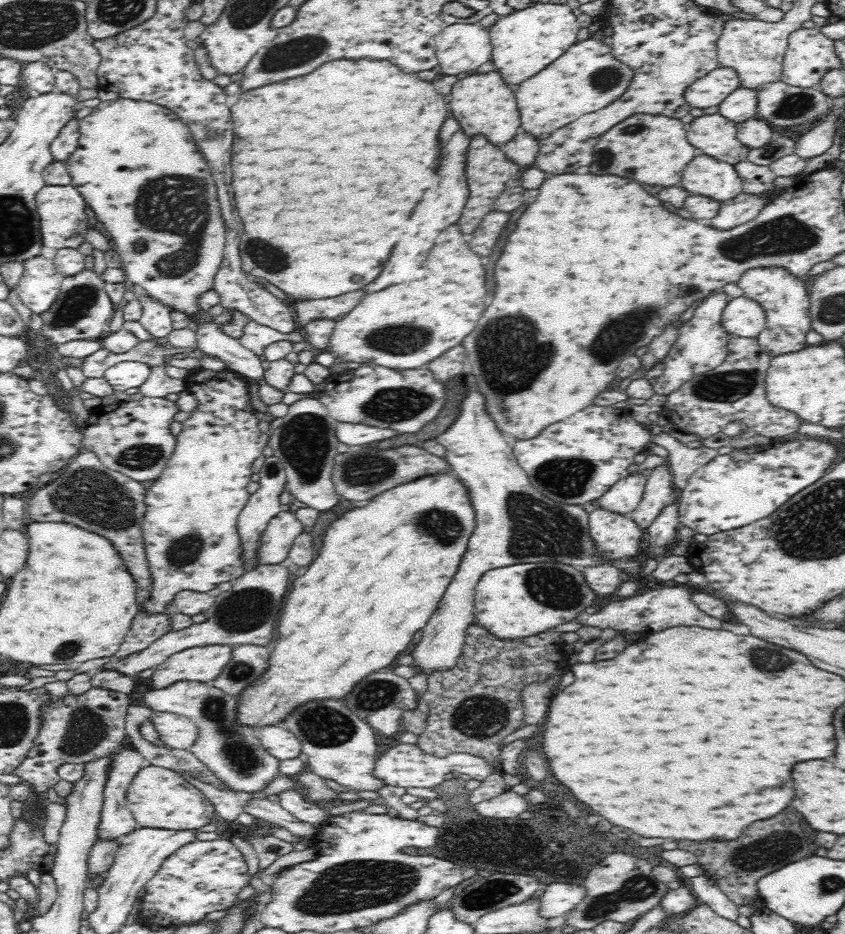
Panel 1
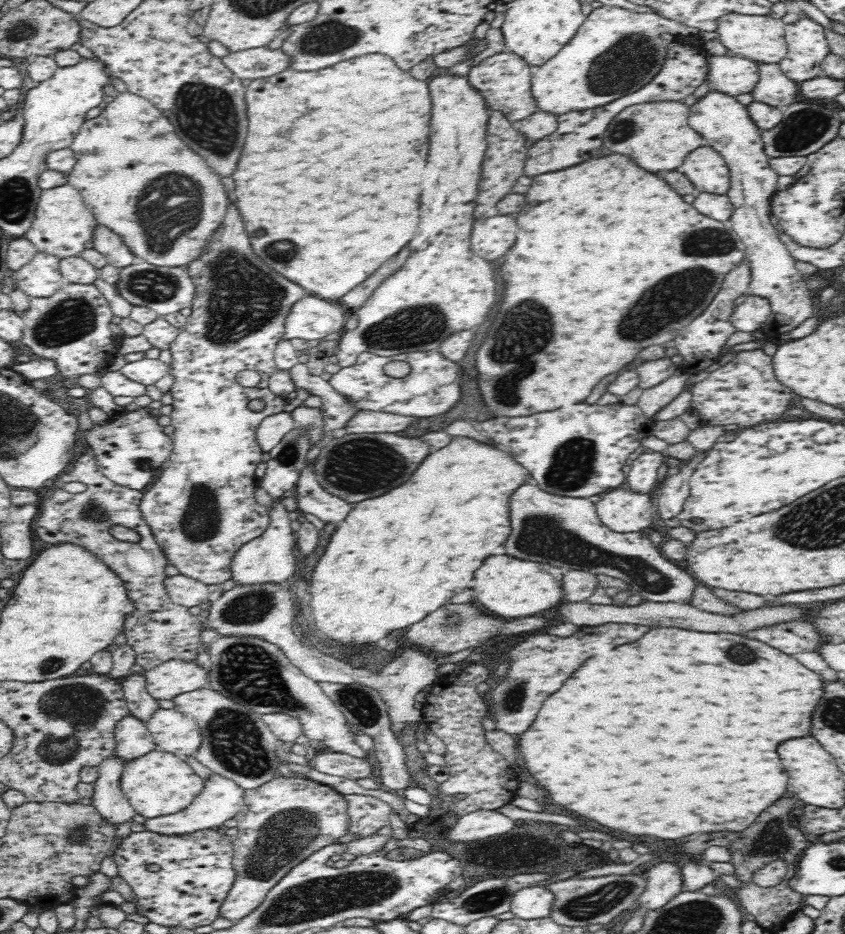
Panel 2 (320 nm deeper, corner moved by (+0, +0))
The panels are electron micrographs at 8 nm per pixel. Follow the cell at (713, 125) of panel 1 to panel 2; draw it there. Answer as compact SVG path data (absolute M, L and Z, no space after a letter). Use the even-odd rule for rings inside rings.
M710 90L708 94L698 98L696 102L689 106L689 125L698 131L707 141L708 145L718 151L725 159L728 166L728 178L730 178L730 188L727 190L730 202L734 210L729 221L732 230L741 238L745 244L746 259L751 266L751 281L749 282L749 294L767 298L771 304L771 316L774 319L775 326L779 329L776 334L784 334L796 326L800 326L806 318L810 318L812 312L812 300L810 300L810 291L802 279L802 274L796 269L794 263L796 259L790 255L790 251L778 237L778 229L774 227L770 218L771 200L774 194L778 192L778 174L770 165L770 157L766 154L764 141L761 139L761 129L755 125L750 116L747 106L738 102L735 96L724 94L717 90Z

